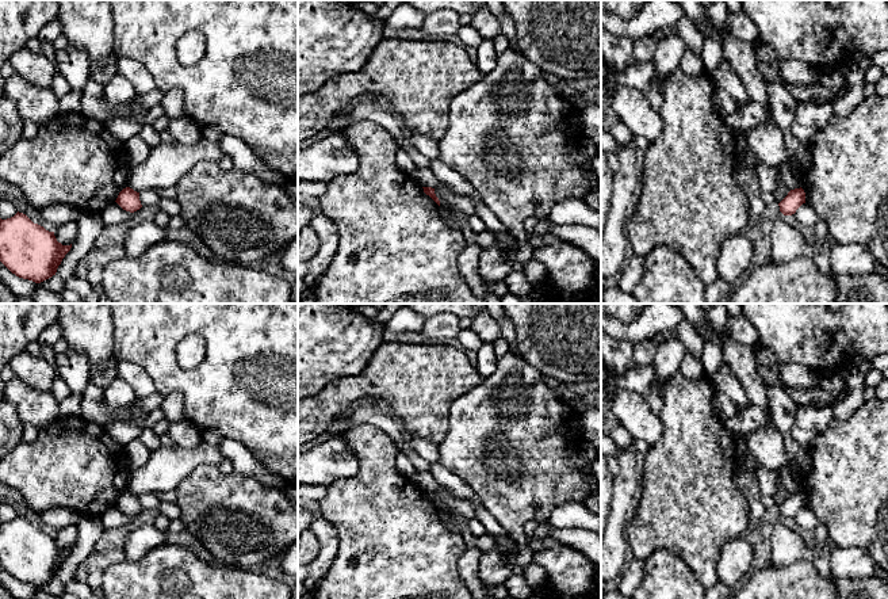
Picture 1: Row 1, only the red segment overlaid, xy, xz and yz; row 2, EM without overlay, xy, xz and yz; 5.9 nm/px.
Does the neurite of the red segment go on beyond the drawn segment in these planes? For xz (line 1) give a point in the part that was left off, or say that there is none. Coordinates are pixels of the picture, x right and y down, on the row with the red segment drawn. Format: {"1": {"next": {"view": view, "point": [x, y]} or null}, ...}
{"1": {"next": null}}

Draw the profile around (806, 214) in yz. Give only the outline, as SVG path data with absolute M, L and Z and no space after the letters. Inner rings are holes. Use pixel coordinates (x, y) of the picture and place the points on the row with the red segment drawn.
M807 202L803 203L796 213L793 214L797 222L804 225L805 228L814 228L819 220L816 211Z

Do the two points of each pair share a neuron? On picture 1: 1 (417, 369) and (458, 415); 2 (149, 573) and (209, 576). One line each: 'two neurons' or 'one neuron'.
1: two neurons
2: one neuron

